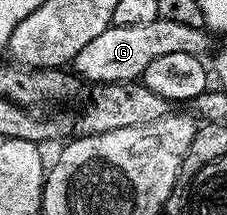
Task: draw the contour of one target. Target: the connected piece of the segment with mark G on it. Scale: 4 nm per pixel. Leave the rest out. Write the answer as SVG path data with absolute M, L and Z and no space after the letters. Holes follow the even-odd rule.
M155 19L150 25L122 25L121 27L110 26L82 53L72 58L70 67L81 80L89 79L89 84L101 83L130 83L139 80L144 74L146 65L165 53L190 53L191 55L203 56L208 47L210 35L207 30L181 25L175 21ZM84 78L84 79L83 79Z

